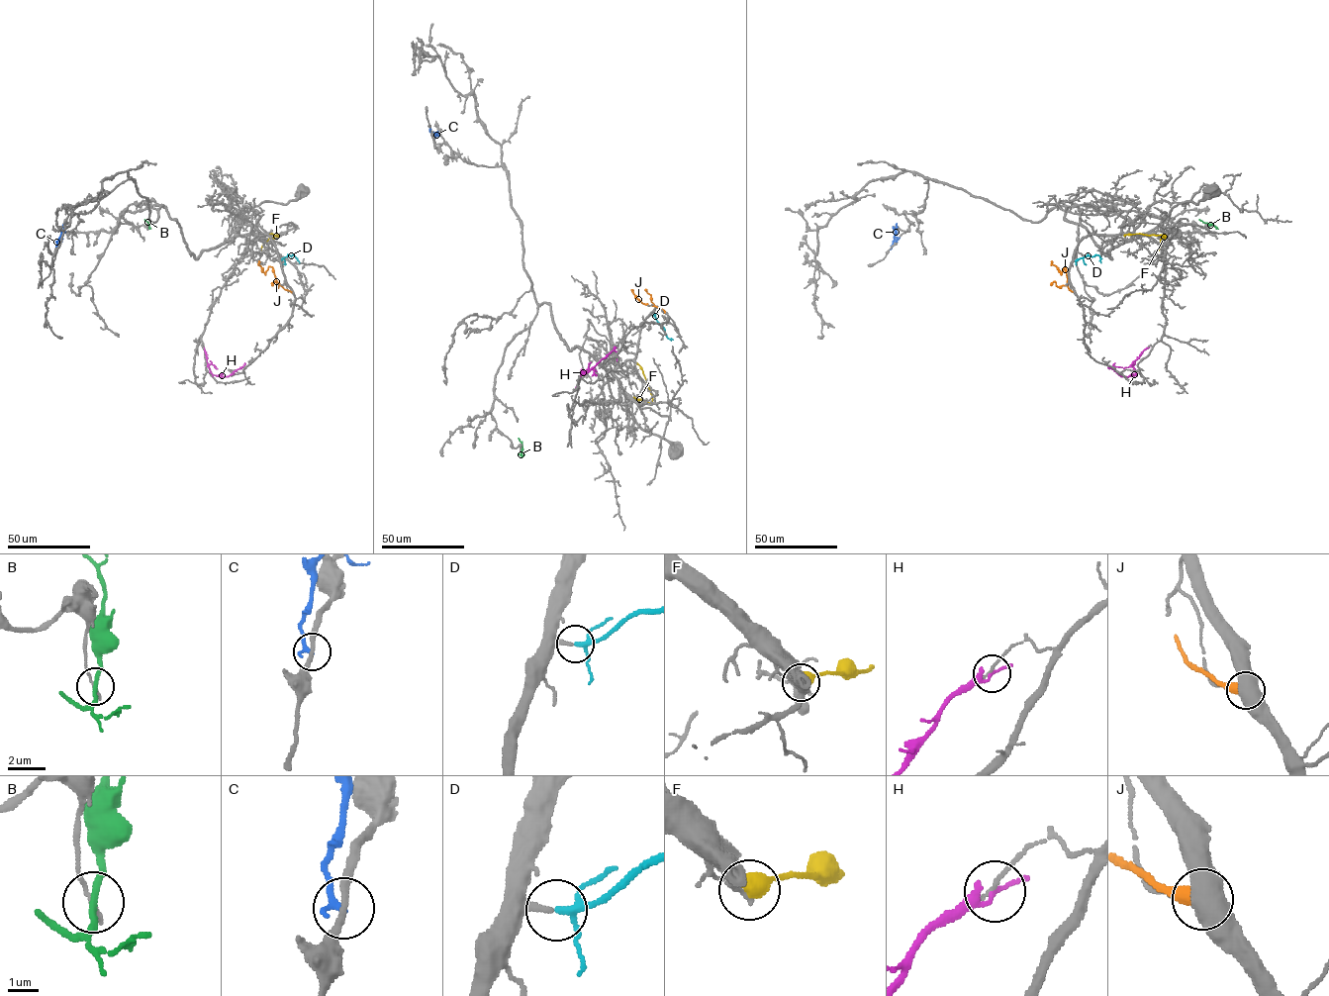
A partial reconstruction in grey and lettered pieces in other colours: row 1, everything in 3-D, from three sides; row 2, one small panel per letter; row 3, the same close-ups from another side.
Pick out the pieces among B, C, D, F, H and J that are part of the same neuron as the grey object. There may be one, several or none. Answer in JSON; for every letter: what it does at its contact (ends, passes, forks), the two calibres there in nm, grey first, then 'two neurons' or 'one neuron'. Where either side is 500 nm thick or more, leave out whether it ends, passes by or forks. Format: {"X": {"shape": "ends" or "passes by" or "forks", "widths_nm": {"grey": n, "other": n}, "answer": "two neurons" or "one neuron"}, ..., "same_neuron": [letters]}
{"B": {"shape": "passes by", "widths_nm": {"grey": 190, "other": 220}, "answer": "two neurons"}, "C": {"shape": "ends", "widths_nm": {"grey": 220, "other": 240}, "answer": "two neurons"}, "D": {"shape": "forks", "widths_nm": {"grey": 190, "other": 170}, "answer": "one neuron"}, "F": {"widths_nm": {"grey": 140, "other": 550}, "answer": "two neurons"}, "H": {"shape": "forks", "widths_nm": {"grey": 90, "other": 90}, "answer": "two neurons"}, "J": {"widths_nm": {"grey": 550, "other": 500}, "answer": "two neurons"}, "same_neuron": ["D"]}

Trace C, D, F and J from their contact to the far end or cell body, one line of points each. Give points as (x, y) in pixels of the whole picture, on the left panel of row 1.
C: (56, 249), (63, 223)
D: (280, 261), (293, 254), (300, 262)
F: (263, 236), (278, 235), (269, 238), (260, 250)
J: (292, 292), (278, 283), (271, 267), (265, 273), (259, 260)

